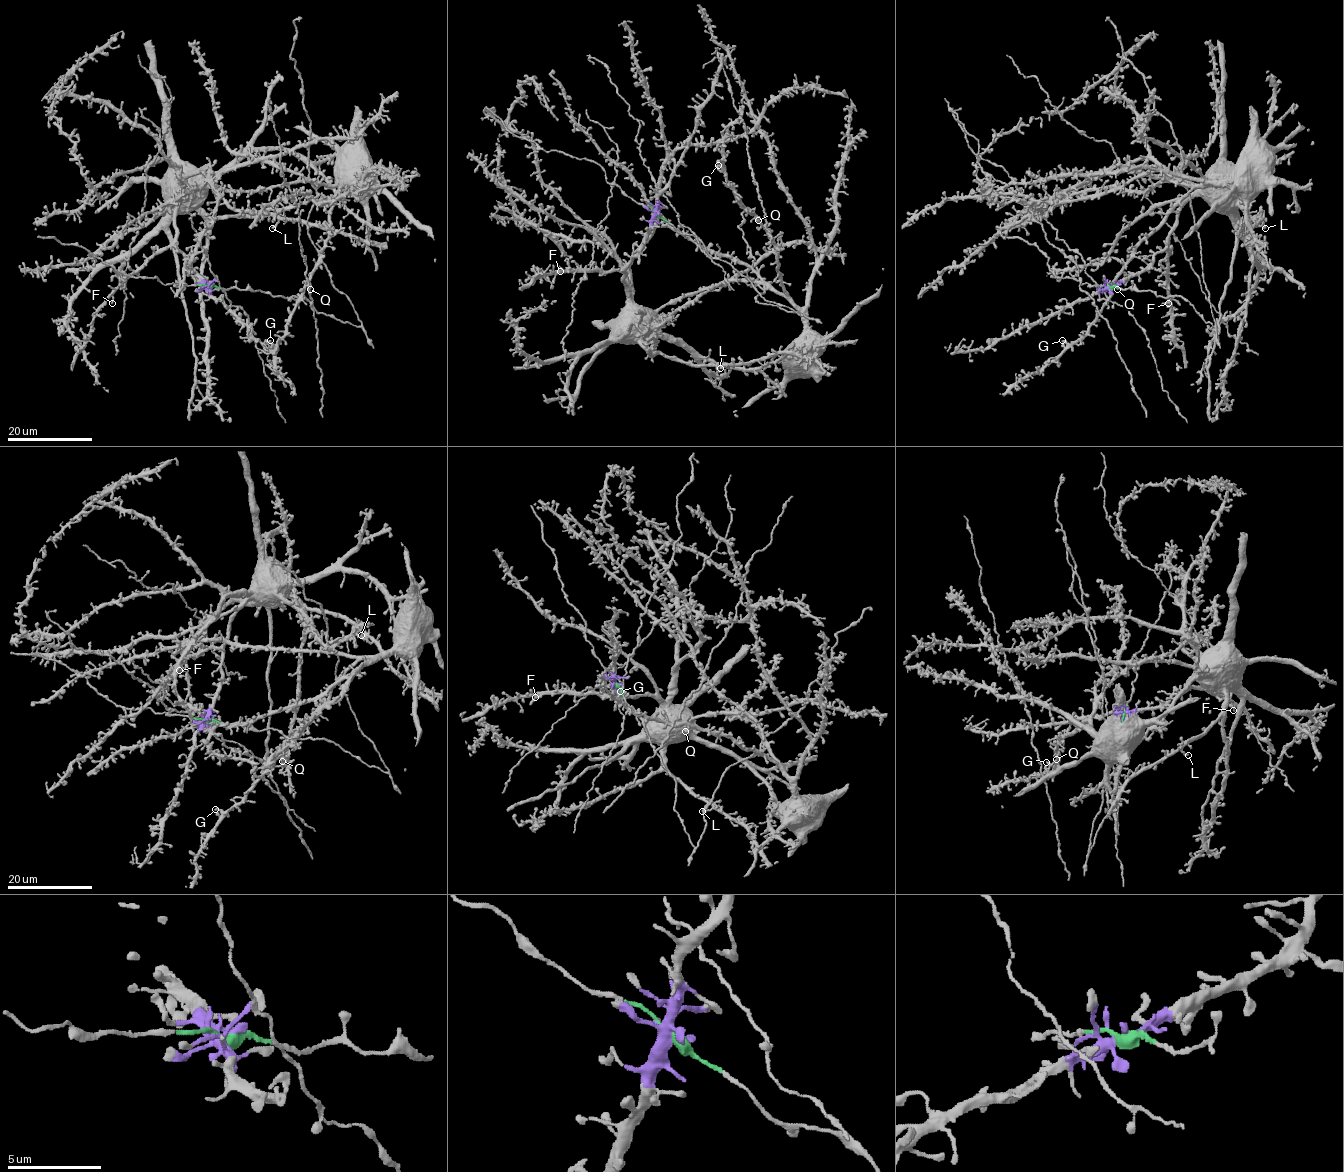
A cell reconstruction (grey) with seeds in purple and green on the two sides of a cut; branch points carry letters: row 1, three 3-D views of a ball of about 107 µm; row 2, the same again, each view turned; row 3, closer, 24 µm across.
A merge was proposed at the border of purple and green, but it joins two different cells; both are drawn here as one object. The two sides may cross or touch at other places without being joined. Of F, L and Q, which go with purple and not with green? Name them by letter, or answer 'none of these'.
F, L

